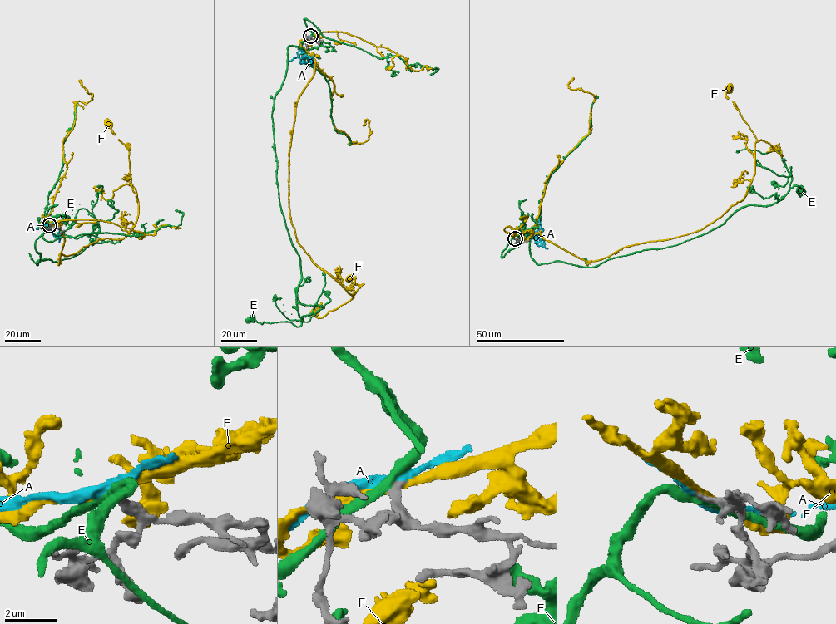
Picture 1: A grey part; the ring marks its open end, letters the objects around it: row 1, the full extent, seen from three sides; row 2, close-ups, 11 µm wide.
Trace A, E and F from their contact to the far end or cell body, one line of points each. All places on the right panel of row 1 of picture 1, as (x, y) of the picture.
A: (515, 238), (525, 238), (540, 228), (542, 229), (536, 243), (547, 248)
E: (516, 239), (529, 238), (538, 264), (596, 266), (677, 245), (800, 190)
F: (515, 238), (537, 233), (599, 260), (701, 230), (722, 216), (742, 200), (754, 171), (756, 137), (729, 89)

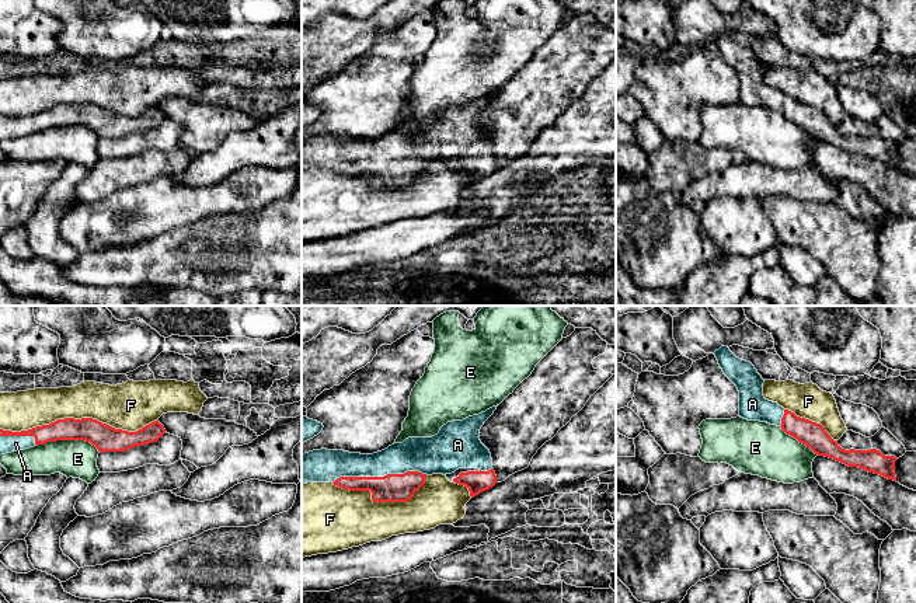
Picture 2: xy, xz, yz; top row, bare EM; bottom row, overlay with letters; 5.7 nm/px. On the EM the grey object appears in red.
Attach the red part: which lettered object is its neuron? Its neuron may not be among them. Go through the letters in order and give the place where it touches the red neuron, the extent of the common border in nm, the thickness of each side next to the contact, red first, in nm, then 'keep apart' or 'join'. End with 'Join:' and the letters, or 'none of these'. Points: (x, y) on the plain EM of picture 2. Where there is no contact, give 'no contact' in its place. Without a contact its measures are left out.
A: meets red in xz at (379, 163); contact 550 nm long; 160 nm thick on the red side, 190 nm on the other; join
E: meets red in xy at (69, 125); contact 380 nm long; 150 nm thick on the red side, 220 nm on the other; keep apart
F: meets red in xy at (77, 105); contact 900 nm long; 150 nm thick on the red side, 240 nm on the other; keep apart
Join: A

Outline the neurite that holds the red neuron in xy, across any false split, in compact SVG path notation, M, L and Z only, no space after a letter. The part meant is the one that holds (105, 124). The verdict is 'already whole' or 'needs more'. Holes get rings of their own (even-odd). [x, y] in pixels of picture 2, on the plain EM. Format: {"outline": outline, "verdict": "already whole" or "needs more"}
{"outline": "M65 104L28 116L0 115L0 142L56 126L86 126L102 137L126 137L135 132L157 128L166 119L154 107L136 118L115 115L93 104Z", "verdict": "needs more"}

